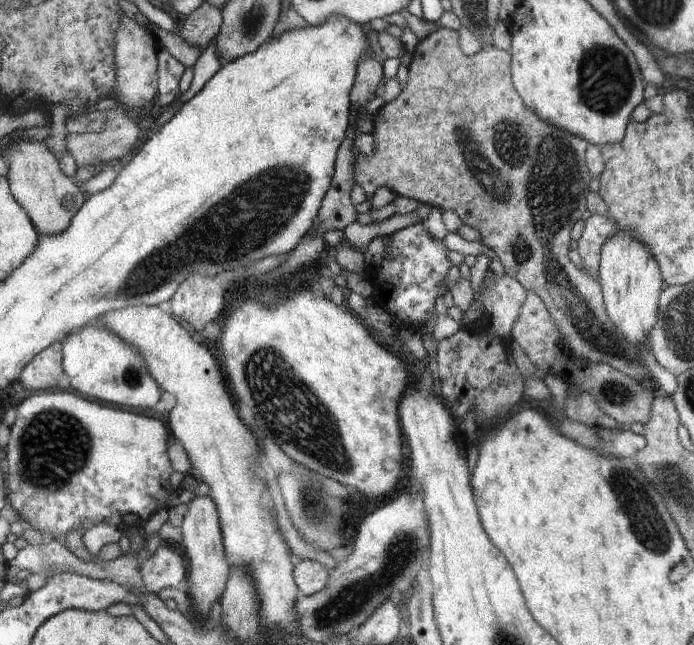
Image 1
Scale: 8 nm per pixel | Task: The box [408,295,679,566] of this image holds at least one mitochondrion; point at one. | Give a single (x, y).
(644, 514)

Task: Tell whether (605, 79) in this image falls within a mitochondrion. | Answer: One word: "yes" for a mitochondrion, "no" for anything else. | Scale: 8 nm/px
yes

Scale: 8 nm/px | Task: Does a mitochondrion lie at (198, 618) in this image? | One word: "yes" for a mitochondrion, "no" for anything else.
no

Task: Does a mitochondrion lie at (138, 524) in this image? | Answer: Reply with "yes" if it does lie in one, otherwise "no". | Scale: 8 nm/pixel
no

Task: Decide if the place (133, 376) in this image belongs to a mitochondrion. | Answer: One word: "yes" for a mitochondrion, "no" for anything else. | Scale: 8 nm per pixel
yes

